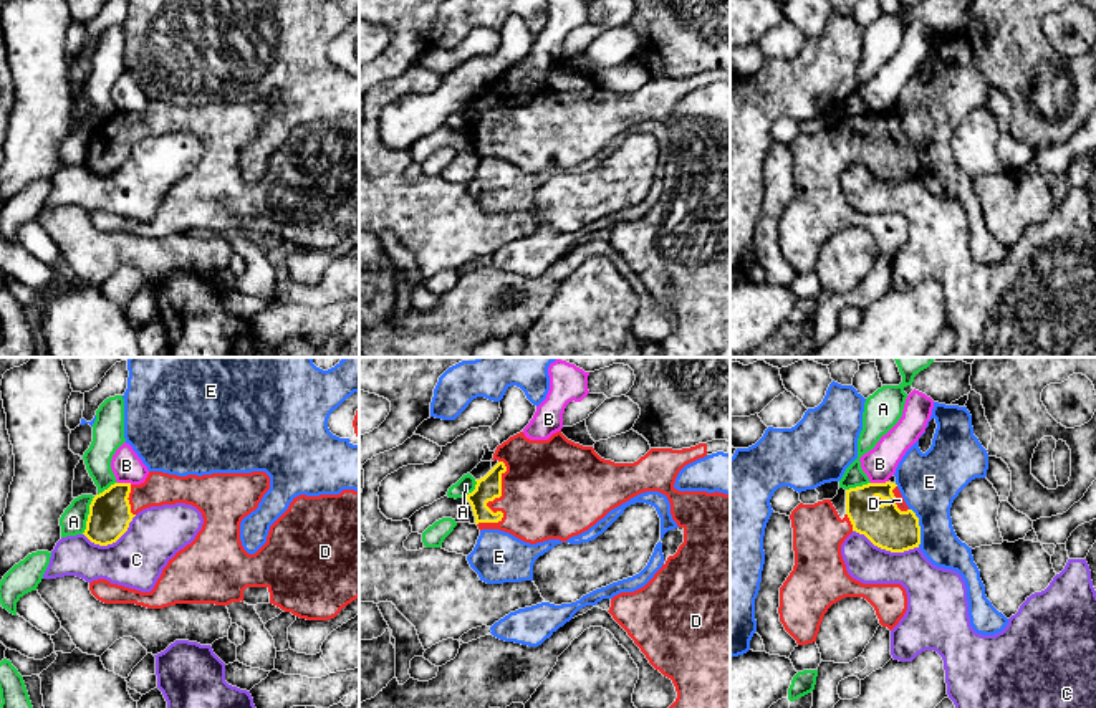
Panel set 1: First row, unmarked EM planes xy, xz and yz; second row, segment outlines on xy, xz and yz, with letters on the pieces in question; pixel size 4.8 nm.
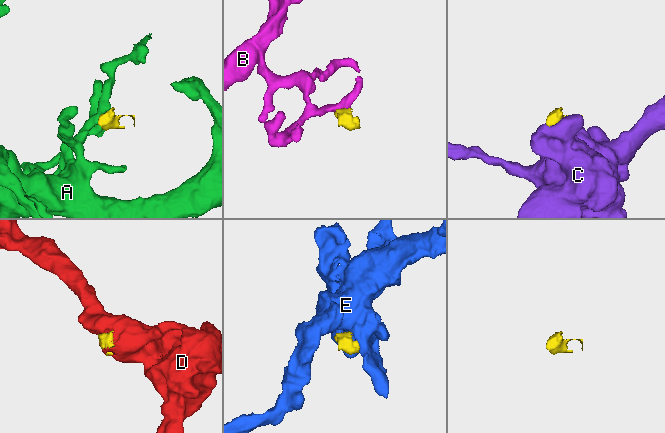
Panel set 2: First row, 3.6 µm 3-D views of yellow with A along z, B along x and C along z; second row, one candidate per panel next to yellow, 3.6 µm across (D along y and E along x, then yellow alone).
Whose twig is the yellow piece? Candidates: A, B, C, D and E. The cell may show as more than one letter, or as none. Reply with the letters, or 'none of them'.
D

